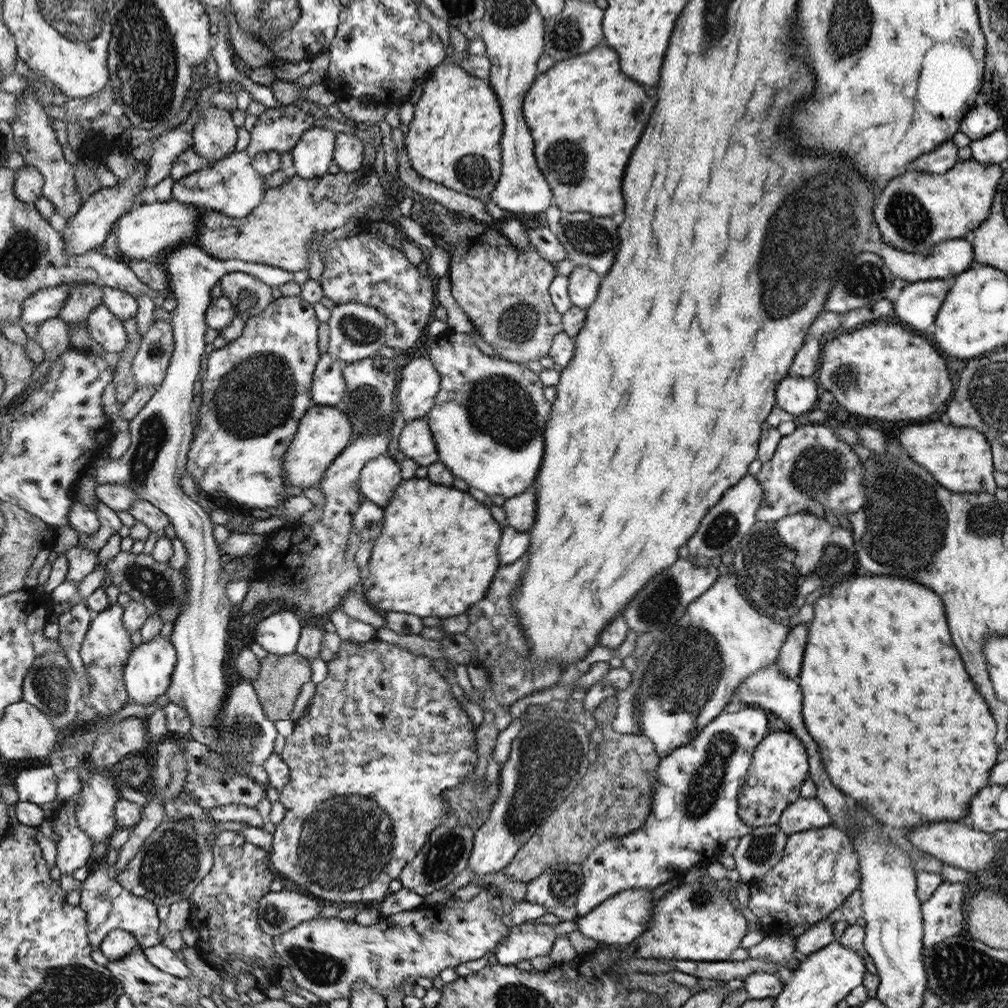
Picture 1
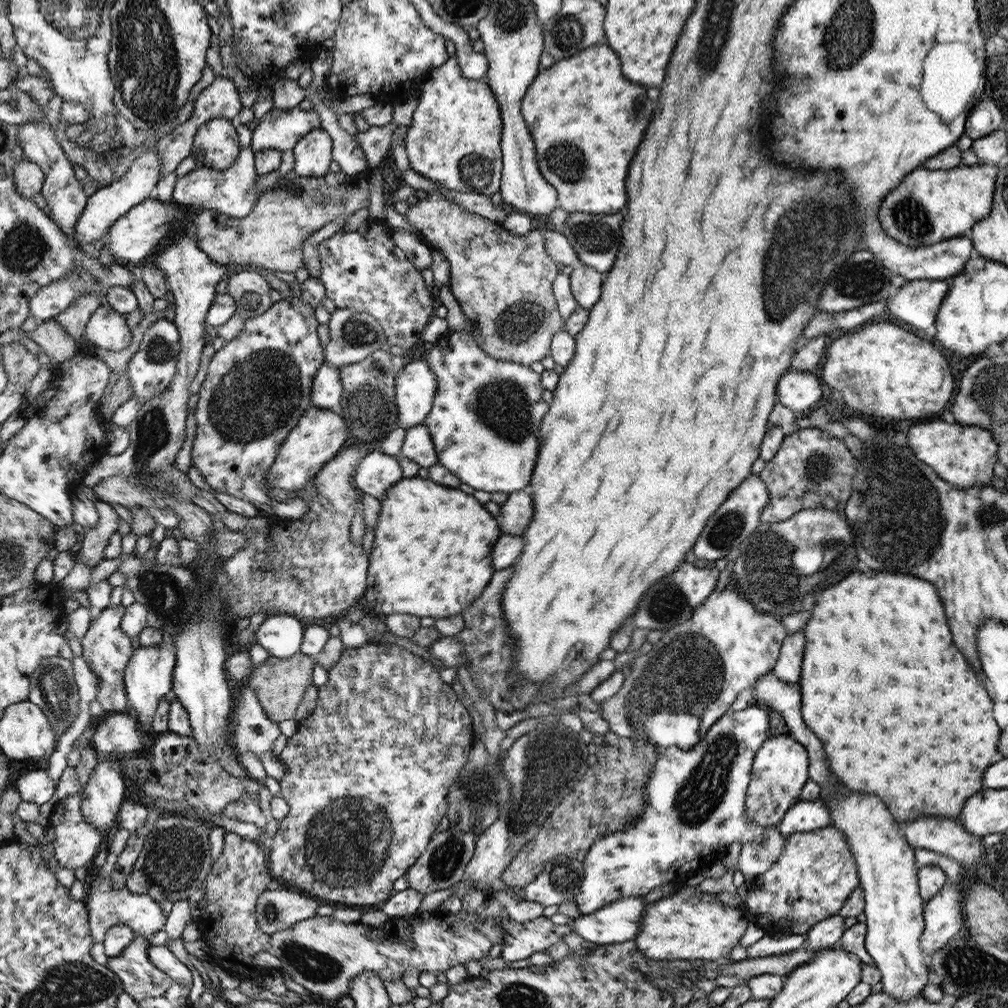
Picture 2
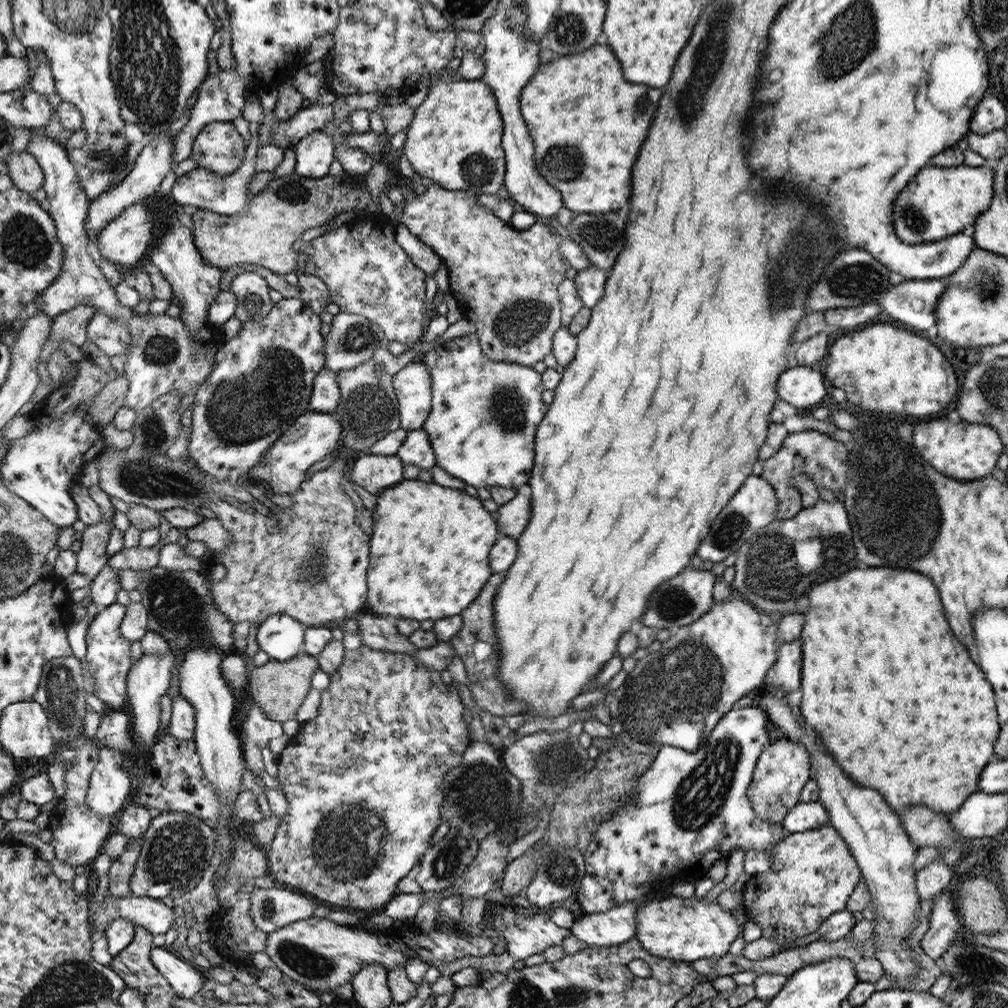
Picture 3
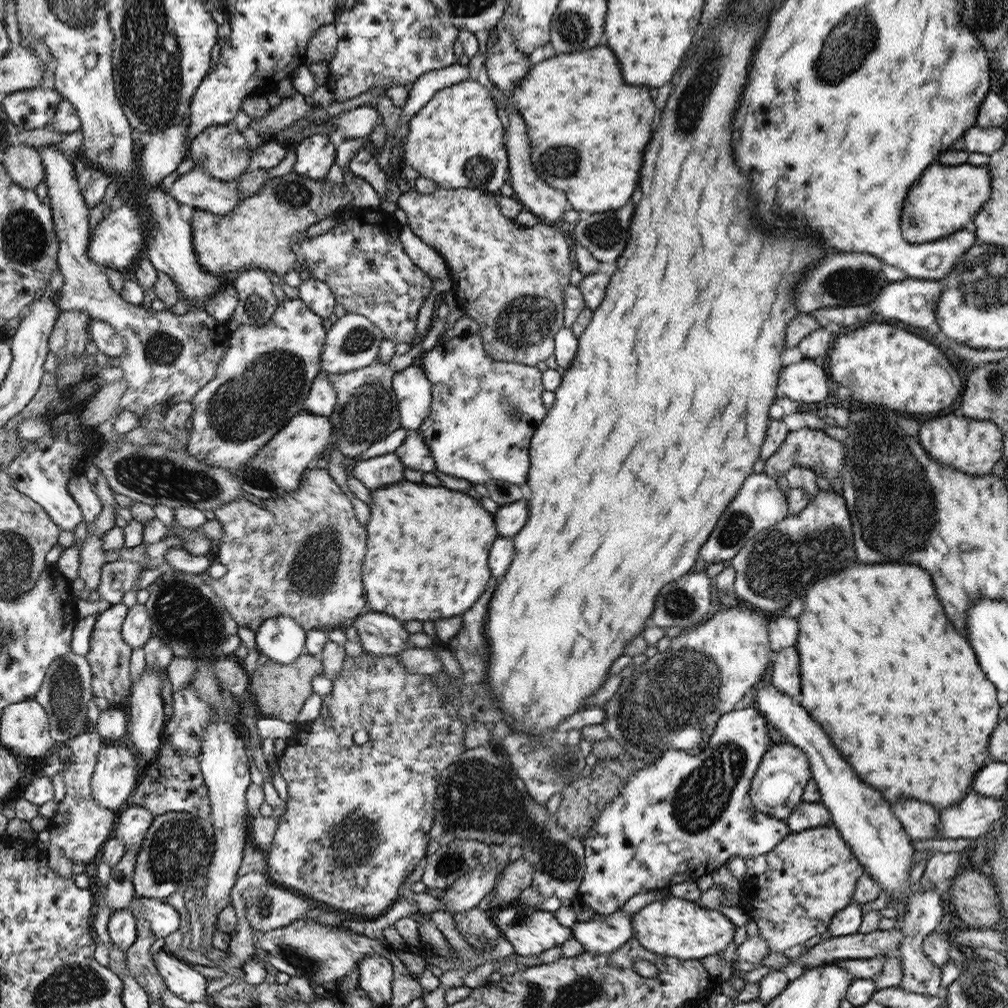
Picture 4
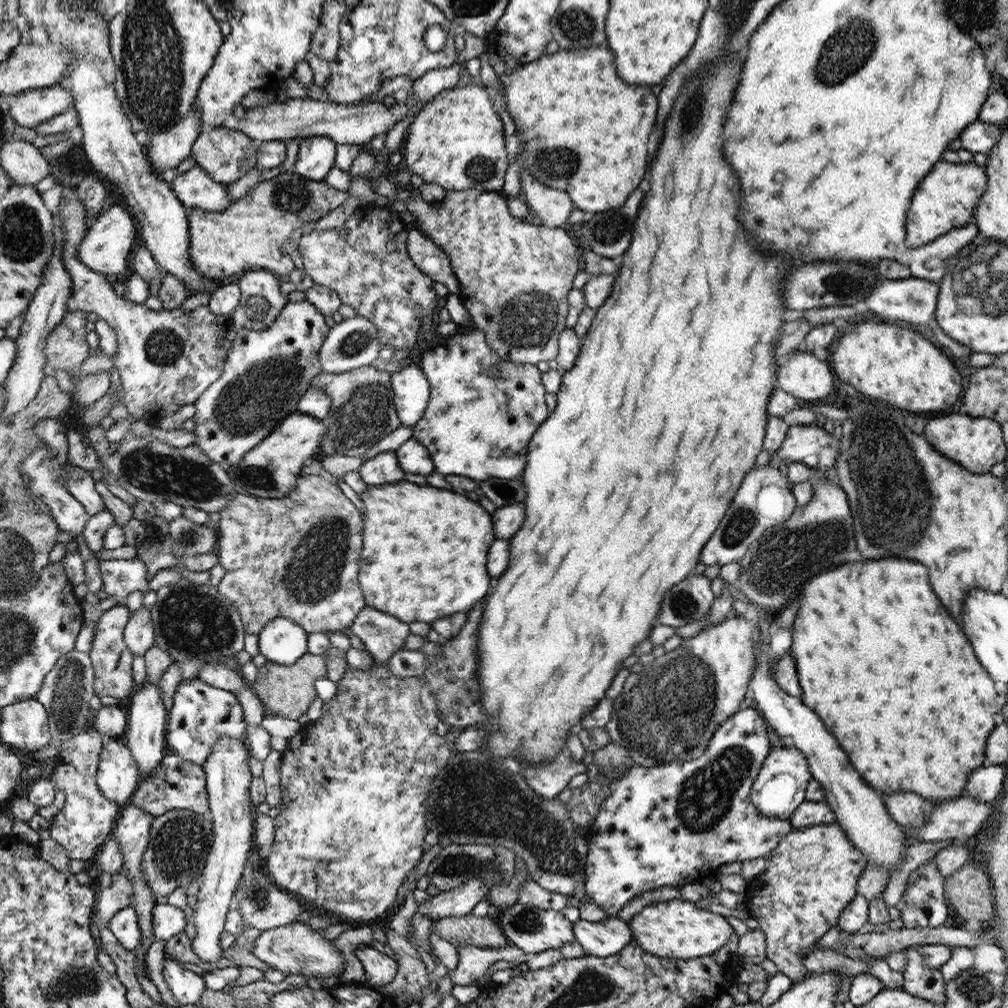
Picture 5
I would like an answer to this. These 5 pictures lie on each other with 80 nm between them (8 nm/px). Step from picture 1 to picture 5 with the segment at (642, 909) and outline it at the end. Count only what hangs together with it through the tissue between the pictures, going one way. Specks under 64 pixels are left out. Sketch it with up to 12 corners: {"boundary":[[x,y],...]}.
{"boundary":[[580,919],[585,954],[615,955],[632,942],[628,922]]}

